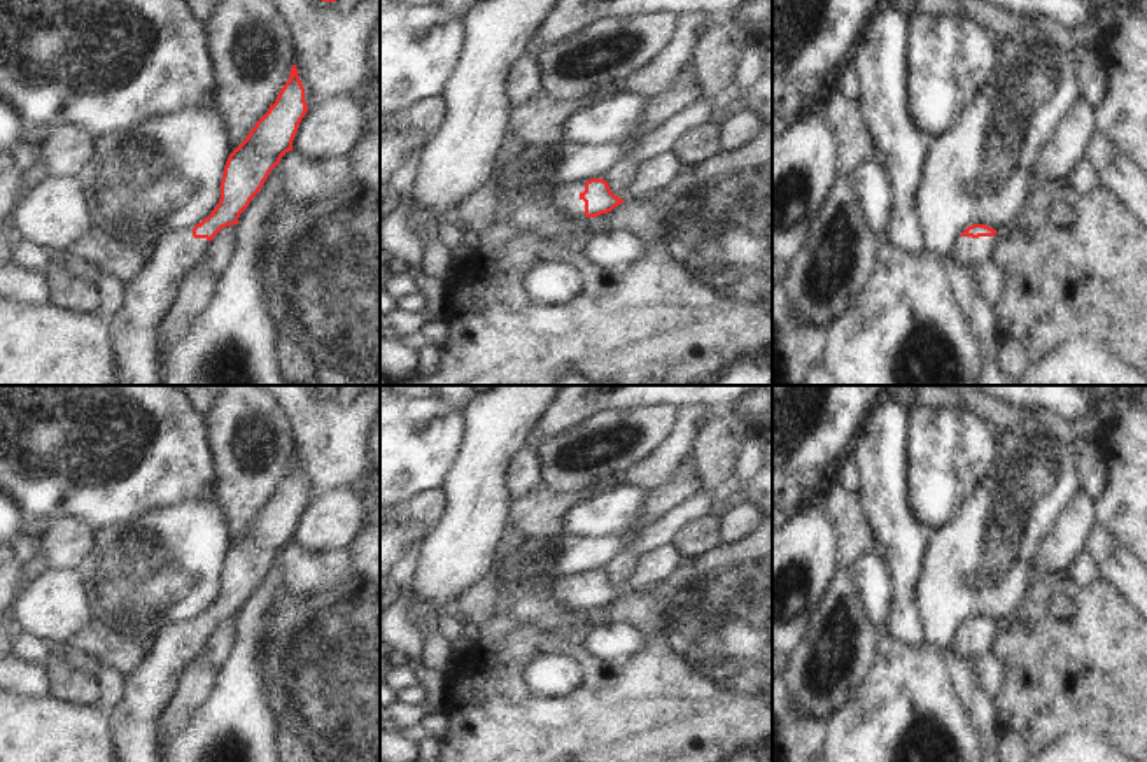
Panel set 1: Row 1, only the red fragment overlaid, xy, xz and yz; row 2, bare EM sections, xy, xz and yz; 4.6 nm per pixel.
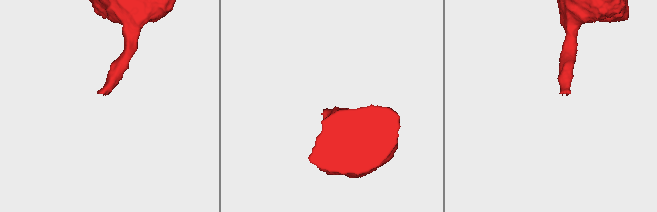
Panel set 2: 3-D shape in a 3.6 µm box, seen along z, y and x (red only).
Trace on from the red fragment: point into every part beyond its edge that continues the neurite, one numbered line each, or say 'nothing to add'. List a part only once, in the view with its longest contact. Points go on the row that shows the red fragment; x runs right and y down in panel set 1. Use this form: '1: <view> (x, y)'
1: xz (568, 198)

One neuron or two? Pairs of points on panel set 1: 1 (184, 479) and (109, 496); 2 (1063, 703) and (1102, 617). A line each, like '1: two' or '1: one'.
1: one
2: one

